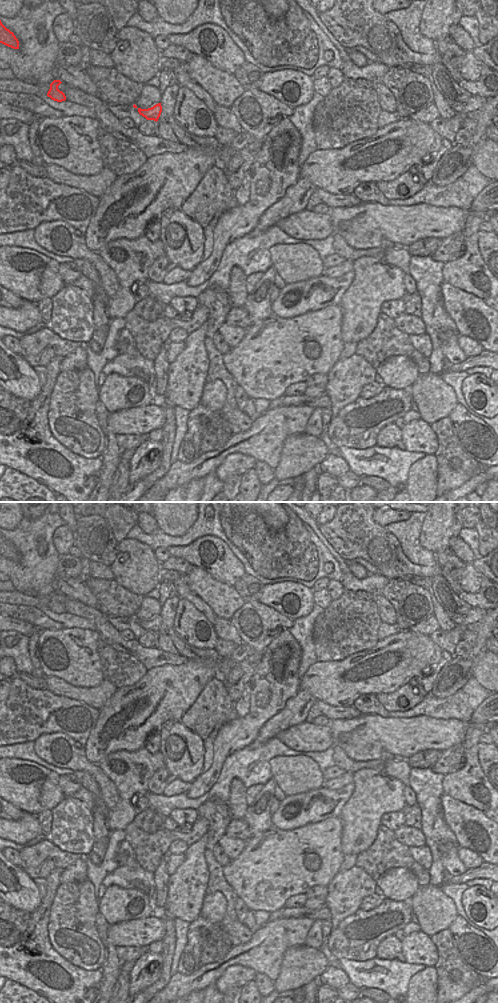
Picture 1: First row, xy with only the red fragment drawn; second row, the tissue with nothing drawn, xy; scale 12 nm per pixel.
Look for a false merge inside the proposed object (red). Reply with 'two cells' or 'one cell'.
one cell

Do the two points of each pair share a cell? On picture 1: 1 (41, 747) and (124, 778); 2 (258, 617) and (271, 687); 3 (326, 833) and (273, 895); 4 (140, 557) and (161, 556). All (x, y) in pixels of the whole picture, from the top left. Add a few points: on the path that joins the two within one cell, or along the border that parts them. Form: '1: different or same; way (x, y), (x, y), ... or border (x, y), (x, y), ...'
1: different; border (97, 765), (114, 784), (116, 789)
2: different; border (277, 635), (261, 653)
3: same; way (308, 846), (301, 849), (281, 871), (279, 877)
4: different; border (153, 551), (154, 557), (160, 563)

